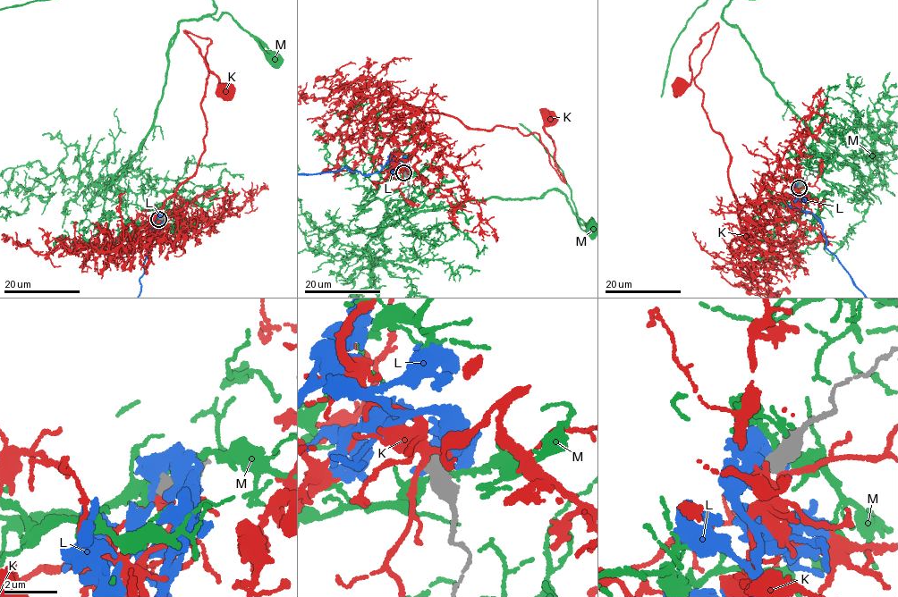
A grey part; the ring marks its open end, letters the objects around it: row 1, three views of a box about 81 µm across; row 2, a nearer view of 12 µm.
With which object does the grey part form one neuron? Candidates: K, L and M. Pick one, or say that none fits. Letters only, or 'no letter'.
no letter

